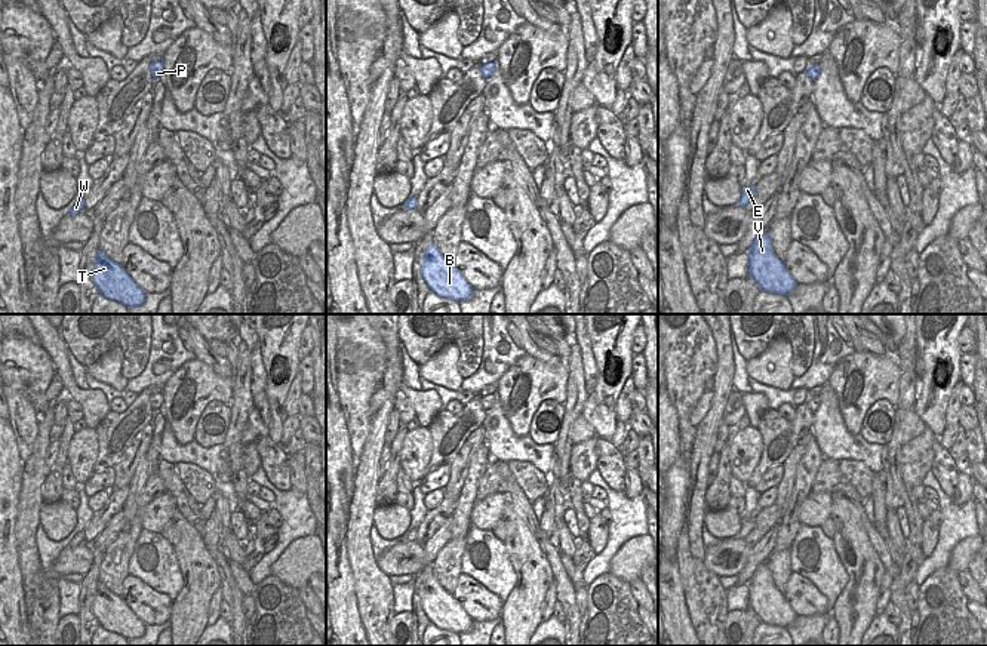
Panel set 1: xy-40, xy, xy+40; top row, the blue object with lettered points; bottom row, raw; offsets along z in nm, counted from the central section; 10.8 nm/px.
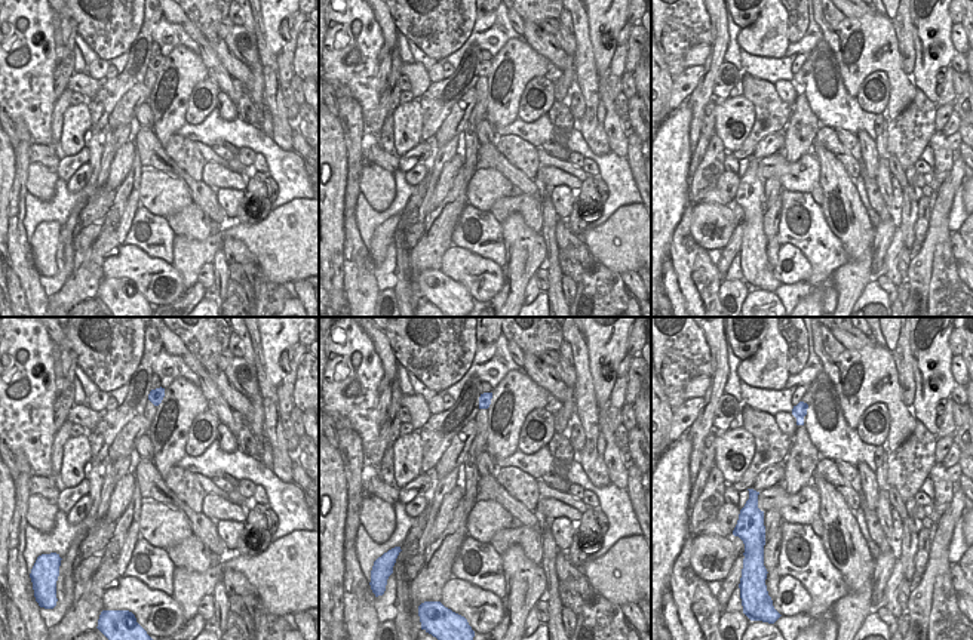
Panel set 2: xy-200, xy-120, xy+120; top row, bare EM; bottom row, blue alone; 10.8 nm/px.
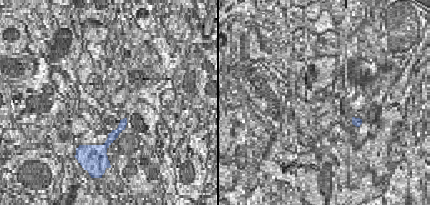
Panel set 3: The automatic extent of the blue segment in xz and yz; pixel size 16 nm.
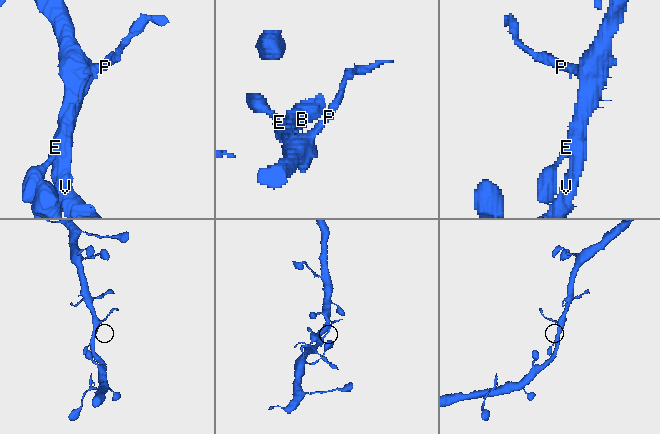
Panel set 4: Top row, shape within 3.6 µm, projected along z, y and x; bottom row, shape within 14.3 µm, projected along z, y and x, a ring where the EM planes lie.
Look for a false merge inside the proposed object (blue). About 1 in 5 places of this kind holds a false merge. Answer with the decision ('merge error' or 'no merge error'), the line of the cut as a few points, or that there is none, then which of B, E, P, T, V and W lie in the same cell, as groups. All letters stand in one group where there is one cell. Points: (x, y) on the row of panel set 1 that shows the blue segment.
no merge error | no cut | B E P T V W

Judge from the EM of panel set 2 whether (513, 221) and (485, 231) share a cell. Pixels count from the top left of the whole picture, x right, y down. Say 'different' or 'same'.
different

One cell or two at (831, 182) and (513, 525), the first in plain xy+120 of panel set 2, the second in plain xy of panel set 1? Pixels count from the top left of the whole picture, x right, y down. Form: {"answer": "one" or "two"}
{"answer": "one"}

